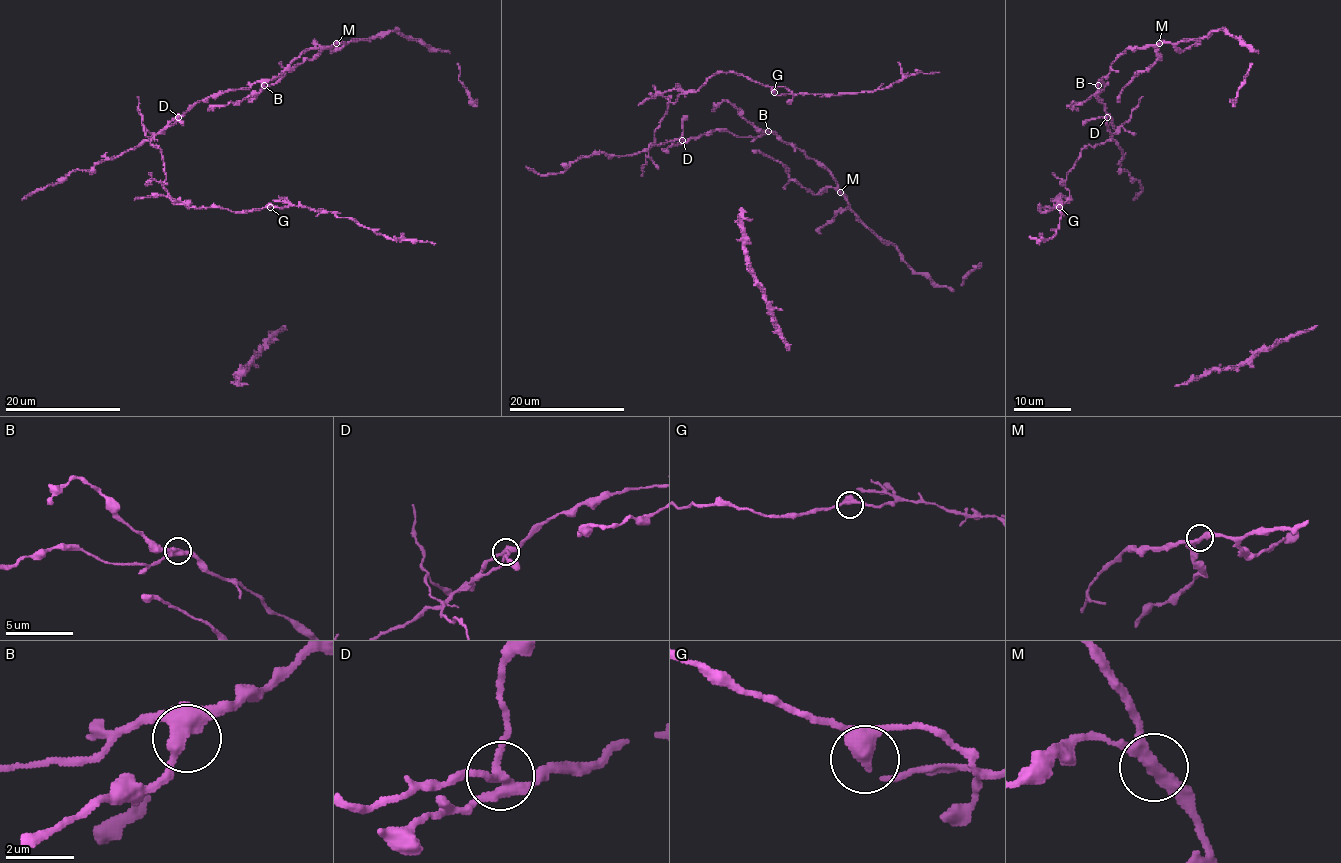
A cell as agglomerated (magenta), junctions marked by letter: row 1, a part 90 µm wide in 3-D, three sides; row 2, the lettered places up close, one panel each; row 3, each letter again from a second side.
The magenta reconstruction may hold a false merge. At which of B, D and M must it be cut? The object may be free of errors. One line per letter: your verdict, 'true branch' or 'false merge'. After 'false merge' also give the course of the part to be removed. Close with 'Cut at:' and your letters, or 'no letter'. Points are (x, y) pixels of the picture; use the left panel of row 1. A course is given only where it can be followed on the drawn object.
B: true branch
D: false merge; foreign part runs (177, 116), (150, 144), (162, 151), (173, 203), (238, 212), (290, 204), (352, 217), (391, 239), (435, 243)
M: true branch
Cut at: D

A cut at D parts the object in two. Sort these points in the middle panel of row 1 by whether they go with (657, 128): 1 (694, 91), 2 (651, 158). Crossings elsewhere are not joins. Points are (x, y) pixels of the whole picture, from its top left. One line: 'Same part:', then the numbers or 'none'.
Same part: 1, 2

